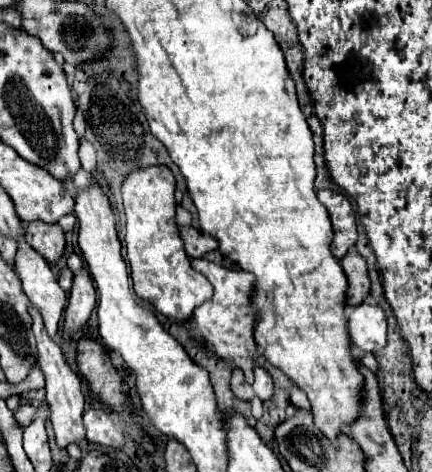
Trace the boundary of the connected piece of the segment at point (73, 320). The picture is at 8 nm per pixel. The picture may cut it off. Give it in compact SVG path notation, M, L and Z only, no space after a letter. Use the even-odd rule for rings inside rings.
M79 269L73 277L69 303L65 309L65 337L73 337L89 319L95 307L95 287L87 269Z

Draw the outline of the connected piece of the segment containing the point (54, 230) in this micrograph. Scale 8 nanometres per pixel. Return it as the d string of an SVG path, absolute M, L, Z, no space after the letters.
M33 221L25 225L27 243L47 261L57 261L65 249L65 233L57 223Z

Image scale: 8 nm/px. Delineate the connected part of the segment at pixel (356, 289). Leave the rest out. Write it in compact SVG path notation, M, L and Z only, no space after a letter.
M351 249L349 255L345 255L345 259L341 259L341 265L343 265L347 279L349 279L347 305L349 305L349 309L353 309L363 303L363 299L369 295L369 289L371 289L367 263L355 249Z

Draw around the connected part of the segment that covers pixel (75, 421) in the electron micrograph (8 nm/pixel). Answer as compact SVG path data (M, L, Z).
M29 307L29 313L33 317L33 333L35 333L37 351L39 351L39 367L47 379L45 389L47 389L47 399L49 399L49 407L51 407L51 421L53 421L53 429L55 429L55 439L57 439L59 449L67 449L67 445L81 443L85 439L85 427L83 427L83 419L81 419L85 397L81 393L81 379L67 365L61 347L51 337L47 337L47 331L41 323L41 315L37 315L37 311L33 311L33 307Z

